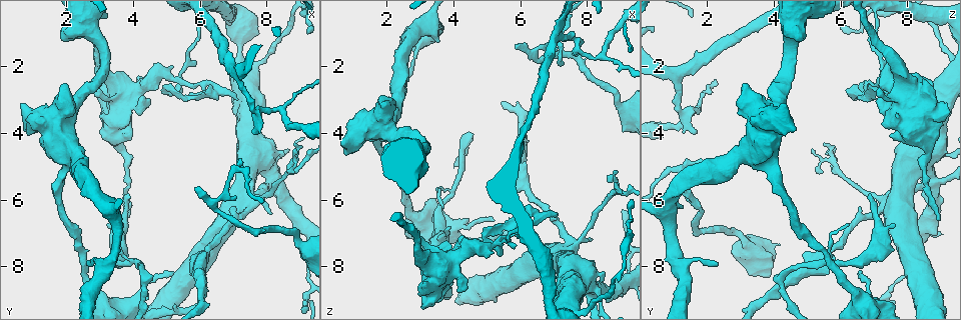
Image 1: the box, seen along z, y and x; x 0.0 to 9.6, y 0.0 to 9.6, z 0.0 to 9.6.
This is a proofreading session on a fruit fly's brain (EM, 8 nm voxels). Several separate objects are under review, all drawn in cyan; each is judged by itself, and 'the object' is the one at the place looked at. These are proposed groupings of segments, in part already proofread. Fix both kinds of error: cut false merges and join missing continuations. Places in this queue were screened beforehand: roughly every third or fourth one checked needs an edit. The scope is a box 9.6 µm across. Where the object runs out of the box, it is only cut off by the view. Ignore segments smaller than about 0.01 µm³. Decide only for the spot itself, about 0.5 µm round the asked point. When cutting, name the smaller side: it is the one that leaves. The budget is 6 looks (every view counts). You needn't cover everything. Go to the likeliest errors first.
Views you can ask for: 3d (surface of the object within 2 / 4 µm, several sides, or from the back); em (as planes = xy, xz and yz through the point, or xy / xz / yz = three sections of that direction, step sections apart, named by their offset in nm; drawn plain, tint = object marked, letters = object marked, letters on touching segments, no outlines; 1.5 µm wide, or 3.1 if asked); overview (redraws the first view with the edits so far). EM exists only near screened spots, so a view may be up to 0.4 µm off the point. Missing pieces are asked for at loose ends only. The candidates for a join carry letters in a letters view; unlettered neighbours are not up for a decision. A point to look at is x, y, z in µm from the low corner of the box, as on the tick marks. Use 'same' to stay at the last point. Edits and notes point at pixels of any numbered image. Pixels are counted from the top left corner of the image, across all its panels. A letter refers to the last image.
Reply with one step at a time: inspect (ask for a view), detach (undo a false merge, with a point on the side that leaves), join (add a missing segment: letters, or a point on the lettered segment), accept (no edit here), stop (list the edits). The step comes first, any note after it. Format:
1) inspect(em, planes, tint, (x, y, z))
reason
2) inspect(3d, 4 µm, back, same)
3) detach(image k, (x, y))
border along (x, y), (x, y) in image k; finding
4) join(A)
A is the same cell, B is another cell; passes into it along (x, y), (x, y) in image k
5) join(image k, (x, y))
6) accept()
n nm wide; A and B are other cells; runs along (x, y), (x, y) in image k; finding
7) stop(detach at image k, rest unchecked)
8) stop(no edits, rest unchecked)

inspect(em, planes, letters, (5.80, 5.60, 1.40))
an open end

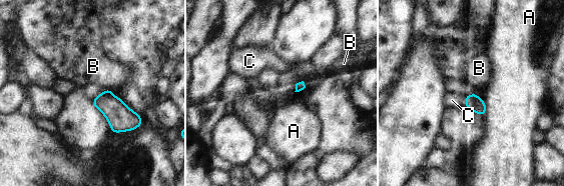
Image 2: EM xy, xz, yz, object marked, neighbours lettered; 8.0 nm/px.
join(C)
C is the same cell, A and B are other cells; passes into it along (473, 102), (465, 101), (452, 100) in image 2; it goes on there

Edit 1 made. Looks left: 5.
inspect(overview)

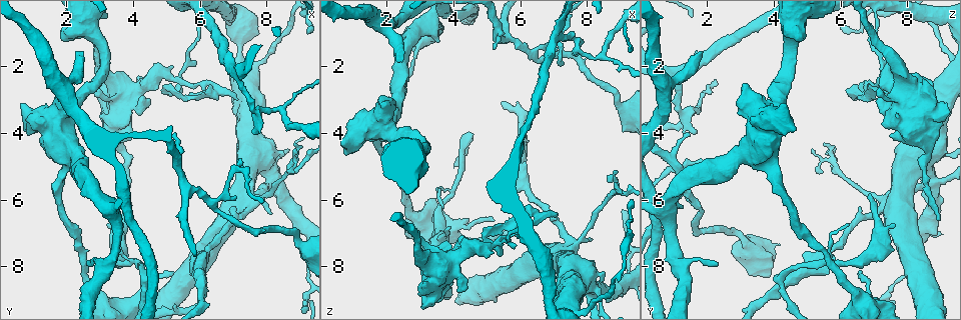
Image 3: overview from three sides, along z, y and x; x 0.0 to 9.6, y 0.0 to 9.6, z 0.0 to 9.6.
inspect(em, planes, letters, (2.95, 2.70, 7.10))
thin end

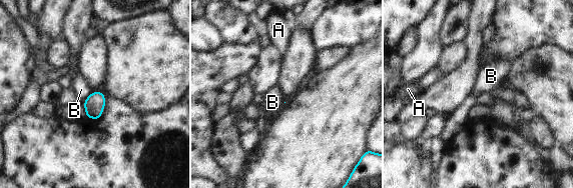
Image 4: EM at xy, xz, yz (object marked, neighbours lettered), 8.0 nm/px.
accept()
A and B are other cells; border along (92, 92), (82, 103) in image 4; no lettered segment goes on from it

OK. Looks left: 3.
inspect(3d, 4 µm, (3.80, 5.85, 6.80))
branch stops here

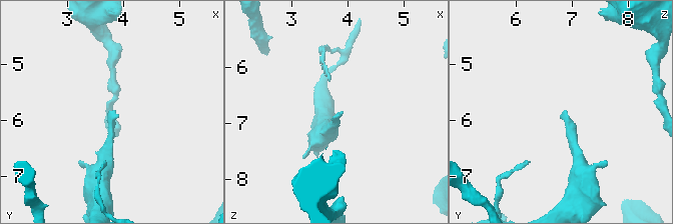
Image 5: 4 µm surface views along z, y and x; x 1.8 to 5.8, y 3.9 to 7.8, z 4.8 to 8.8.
inspect(em, xy, step 4, letters, (3.90, 5.85, 6.85))
now the EM

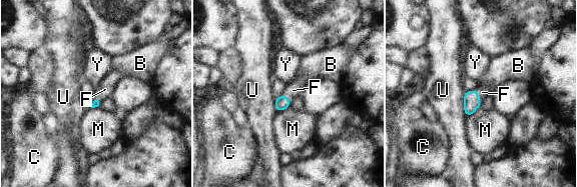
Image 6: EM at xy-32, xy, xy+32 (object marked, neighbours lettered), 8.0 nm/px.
inspect(em, planes, letters, same)
cut it another way

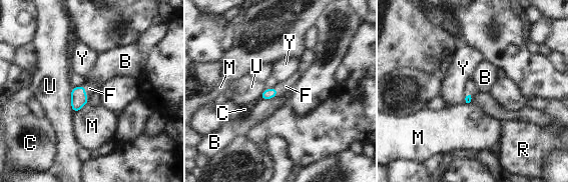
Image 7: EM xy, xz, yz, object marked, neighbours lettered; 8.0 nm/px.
join(F)
F is the same cell, B, C, M, R, U and Y are other cells; passes into it along (79, 98), (84, 91), (89, 88) in image 7; it goes on there

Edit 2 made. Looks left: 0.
stop(join at image 2, join at image 7, rest unchecked)

